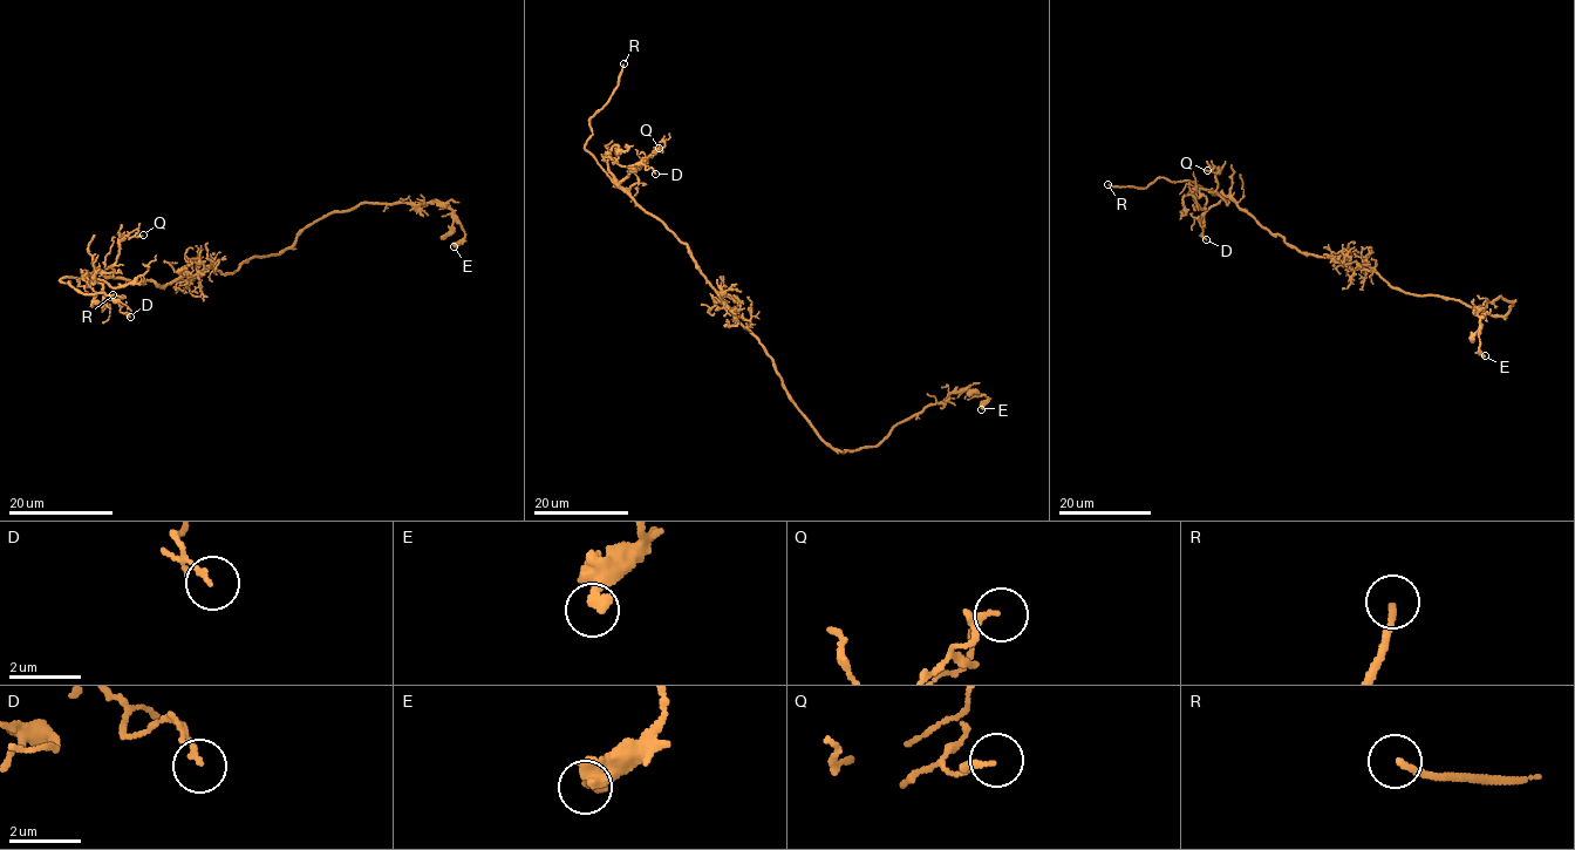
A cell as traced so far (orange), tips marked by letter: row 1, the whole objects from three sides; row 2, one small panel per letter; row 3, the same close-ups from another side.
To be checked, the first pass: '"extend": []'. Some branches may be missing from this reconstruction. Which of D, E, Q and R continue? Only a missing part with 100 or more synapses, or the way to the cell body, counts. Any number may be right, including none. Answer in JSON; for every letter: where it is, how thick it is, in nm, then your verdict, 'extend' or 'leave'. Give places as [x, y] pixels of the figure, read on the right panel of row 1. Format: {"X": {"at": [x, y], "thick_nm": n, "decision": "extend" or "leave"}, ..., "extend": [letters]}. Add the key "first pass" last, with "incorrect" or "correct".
{"D": {"at": [1206, 239], "thick_nm": 80, "decision": "leave"}, "E": {"at": [1485, 355], "thick_nm": 320, "decision": "leave"}, "Q": {"at": [1207, 170], "thick_nm": 220, "decision": "leave"}, "R": {"at": [1108, 184], "thick_nm": 170, "decision": "extend"}, "extend": ["R"], "first pass": "incorrect"}

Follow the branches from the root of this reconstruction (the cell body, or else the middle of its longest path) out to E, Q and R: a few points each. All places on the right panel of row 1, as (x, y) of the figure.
E: (1384, 280), (1405, 293), (1460, 300), (1497, 317), (1514, 300), (1499, 297), (1479, 306), (1485, 355)
Q: (1384, 280), (1375, 272), (1290, 246), (1232, 199), (1225, 199), (1216, 191), (1219, 170), (1207, 170)
R: (1384, 280), (1300, 252), (1233, 198), (1193, 183), (1163, 177), (1140, 189), (1108, 184)

